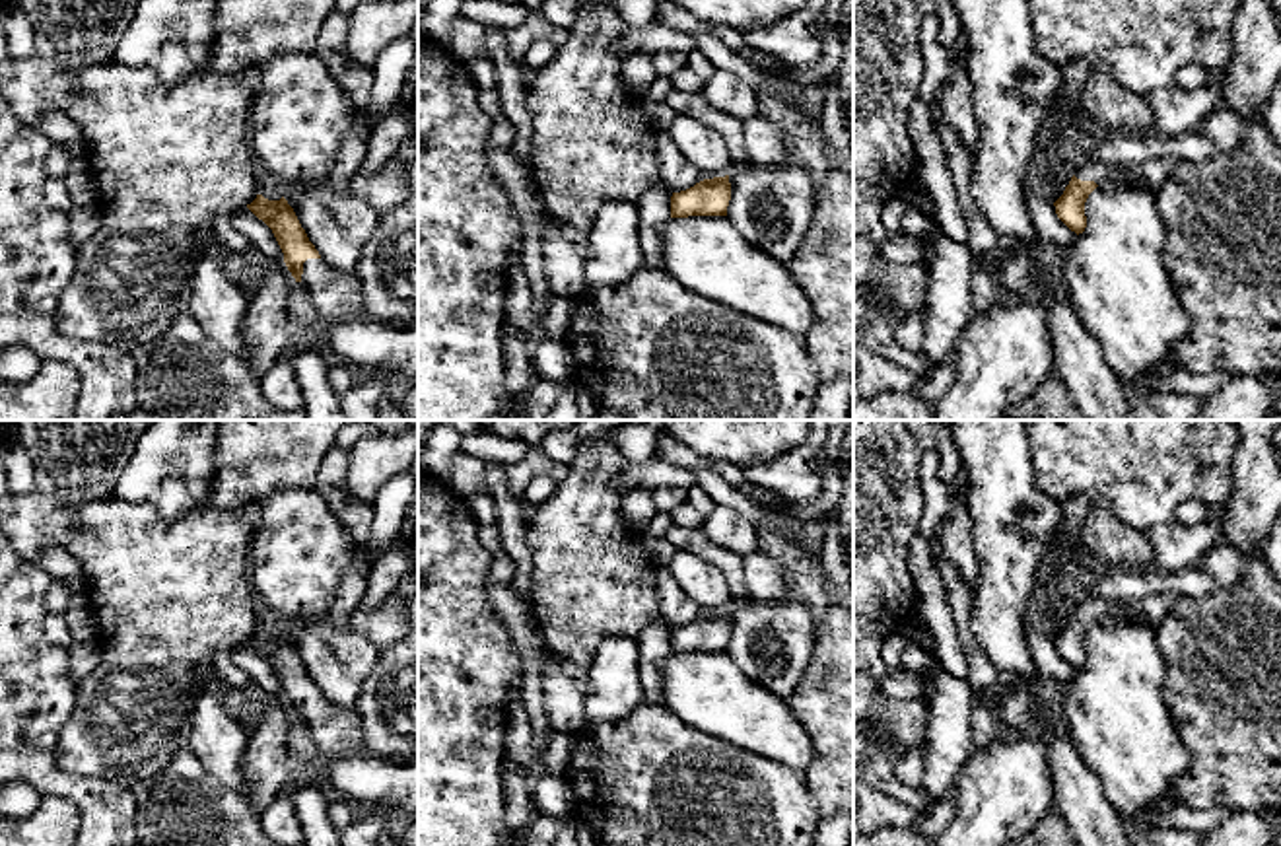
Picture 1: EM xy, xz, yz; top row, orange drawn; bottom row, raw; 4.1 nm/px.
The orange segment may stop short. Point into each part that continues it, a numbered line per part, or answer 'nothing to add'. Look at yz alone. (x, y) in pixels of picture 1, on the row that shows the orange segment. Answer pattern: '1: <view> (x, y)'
1: yz (1151, 174)

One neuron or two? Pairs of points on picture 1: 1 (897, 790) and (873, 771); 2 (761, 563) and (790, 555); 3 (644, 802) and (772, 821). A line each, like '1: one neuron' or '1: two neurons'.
1: one neuron
2: two neurons
3: one neuron

